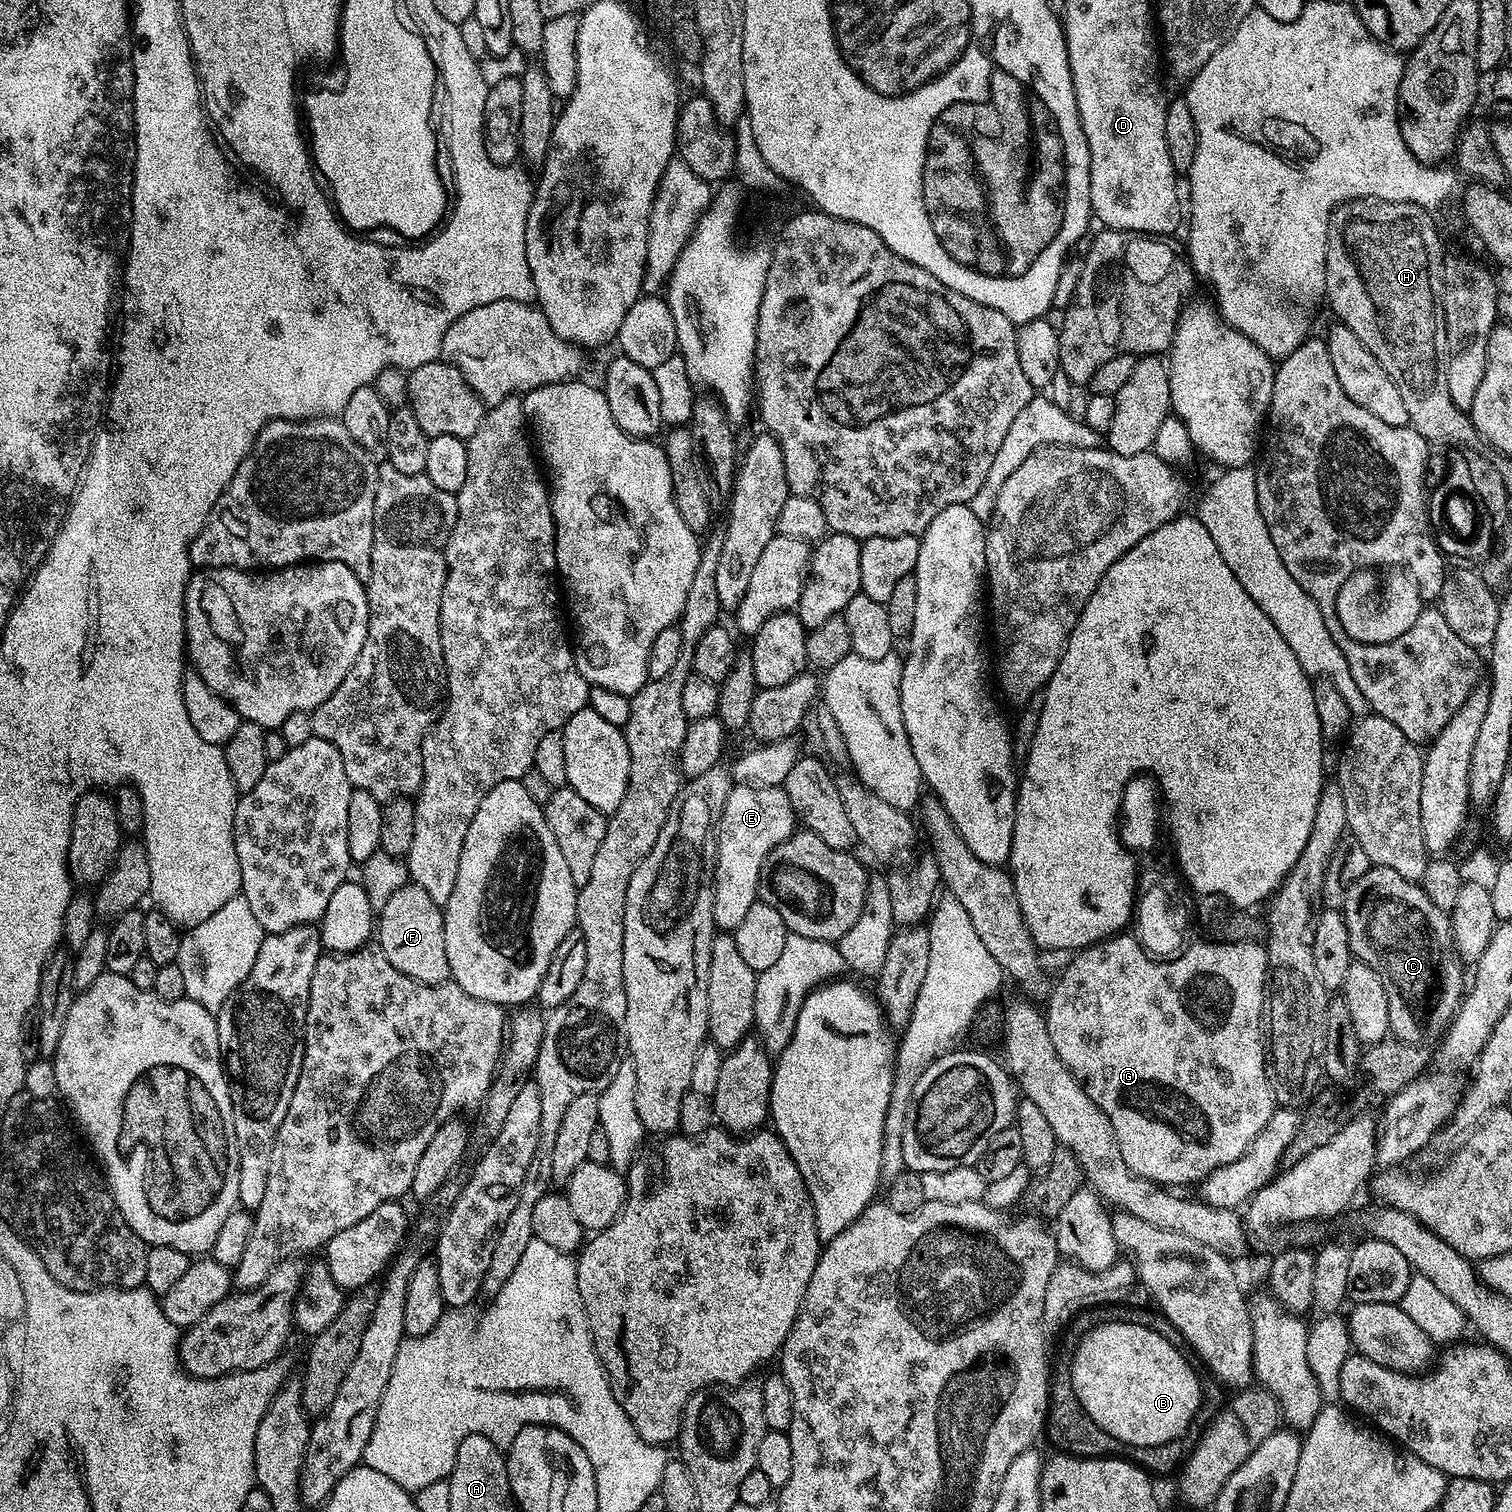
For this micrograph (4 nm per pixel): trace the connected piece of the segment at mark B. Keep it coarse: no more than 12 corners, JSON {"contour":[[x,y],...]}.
{"contour":[[1108,1320],[1080,1340],[1076,1403],[1134,1446],[1181,1439],[1202,1387],[1181,1349]]}

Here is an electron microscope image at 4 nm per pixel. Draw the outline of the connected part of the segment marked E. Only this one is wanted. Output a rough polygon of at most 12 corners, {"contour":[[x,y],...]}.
{"contour":[[736,784],[716,829],[714,922],[735,933],[797,831],[783,787]]}

